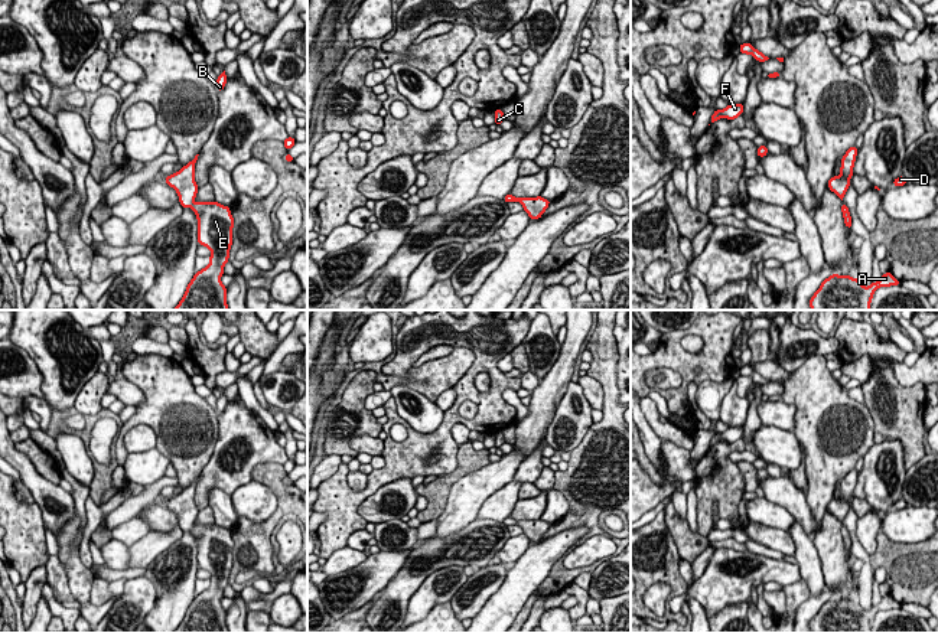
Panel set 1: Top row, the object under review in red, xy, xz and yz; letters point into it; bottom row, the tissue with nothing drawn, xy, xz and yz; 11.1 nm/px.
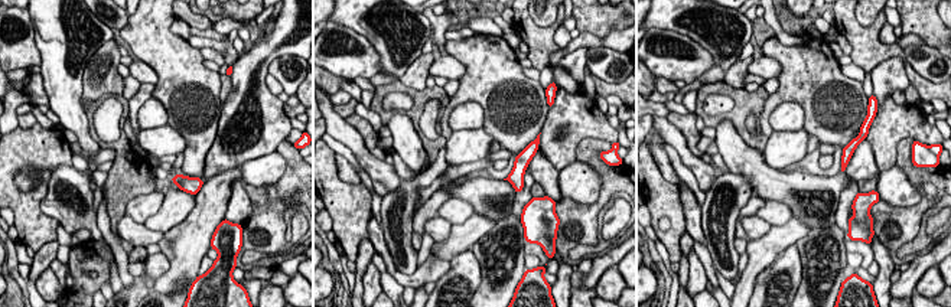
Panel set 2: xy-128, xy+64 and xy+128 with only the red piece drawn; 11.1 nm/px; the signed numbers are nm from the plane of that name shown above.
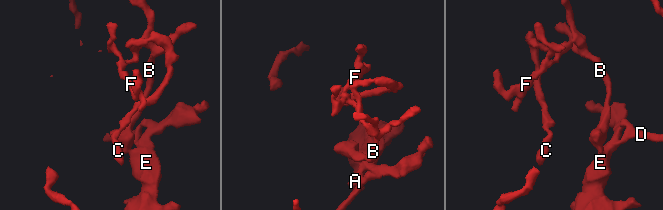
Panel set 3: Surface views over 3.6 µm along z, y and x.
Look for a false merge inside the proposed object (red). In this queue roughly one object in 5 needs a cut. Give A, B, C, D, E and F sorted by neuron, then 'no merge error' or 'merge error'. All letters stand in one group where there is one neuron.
A B C D E F | no merge error

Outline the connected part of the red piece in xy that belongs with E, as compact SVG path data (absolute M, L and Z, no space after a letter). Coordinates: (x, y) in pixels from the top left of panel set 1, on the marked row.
M198 156L177 173L165 177L166 185L177 192L182 208L190 208L195 212L199 245L211 249L209 264L196 271L186 287L185 296L173 310L229 310L227 287L221 283L221 275L229 258L234 218L231 209L216 200L193 202L199 189L195 182Z

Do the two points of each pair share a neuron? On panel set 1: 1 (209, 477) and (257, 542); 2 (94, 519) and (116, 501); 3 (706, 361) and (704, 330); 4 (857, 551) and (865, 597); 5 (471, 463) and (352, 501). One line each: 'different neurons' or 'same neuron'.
1: different neurons
2: same neuron
3: same neuron
4: same neuron
5: different neurons

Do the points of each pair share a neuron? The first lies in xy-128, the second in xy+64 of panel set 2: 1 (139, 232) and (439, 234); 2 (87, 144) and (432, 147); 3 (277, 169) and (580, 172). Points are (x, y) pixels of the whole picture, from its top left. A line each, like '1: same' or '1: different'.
1: same
2: different
3: same

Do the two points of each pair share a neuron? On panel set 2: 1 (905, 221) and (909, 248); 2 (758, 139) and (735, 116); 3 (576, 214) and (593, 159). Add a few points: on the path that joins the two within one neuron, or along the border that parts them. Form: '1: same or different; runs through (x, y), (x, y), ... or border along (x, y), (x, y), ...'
1: different; border along (924, 212), (919, 232), (898, 250), (899, 258)
2: same; runs through (751, 139), (741, 128), (739, 123)
3: same; runs through (593, 209), (605, 196), (606, 176)

